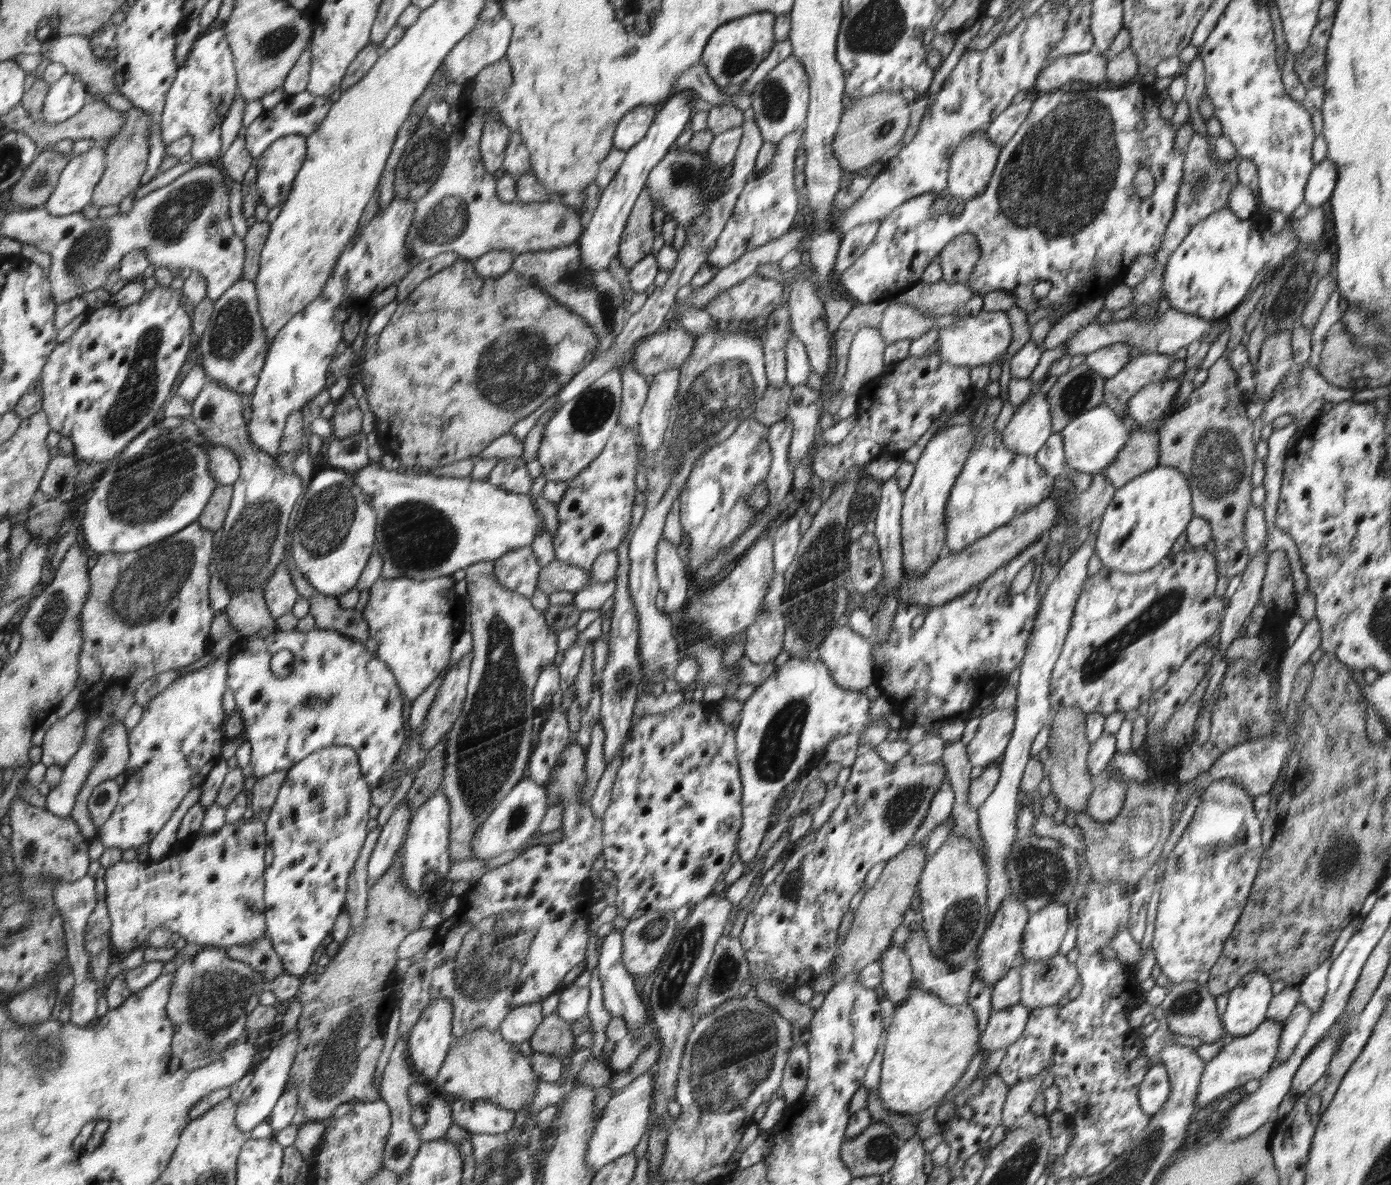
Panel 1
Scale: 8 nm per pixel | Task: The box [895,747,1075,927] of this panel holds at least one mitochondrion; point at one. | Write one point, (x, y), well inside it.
(1041, 871)

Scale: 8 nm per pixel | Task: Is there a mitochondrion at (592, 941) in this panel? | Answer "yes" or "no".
no

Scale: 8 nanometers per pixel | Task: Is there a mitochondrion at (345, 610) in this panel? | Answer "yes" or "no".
no

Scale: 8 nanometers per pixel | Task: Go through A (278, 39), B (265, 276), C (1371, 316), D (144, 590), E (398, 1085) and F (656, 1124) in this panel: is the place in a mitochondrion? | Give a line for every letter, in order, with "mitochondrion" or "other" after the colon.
A: mitochondrion
B: other
C: other
D: mitochondrion
E: other
F: other

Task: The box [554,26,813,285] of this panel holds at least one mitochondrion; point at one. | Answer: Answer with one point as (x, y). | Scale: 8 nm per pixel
(775, 99)

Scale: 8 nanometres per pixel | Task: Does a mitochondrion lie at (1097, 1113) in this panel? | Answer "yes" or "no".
no

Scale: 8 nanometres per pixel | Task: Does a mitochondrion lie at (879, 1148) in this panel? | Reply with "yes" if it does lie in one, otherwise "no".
yes

